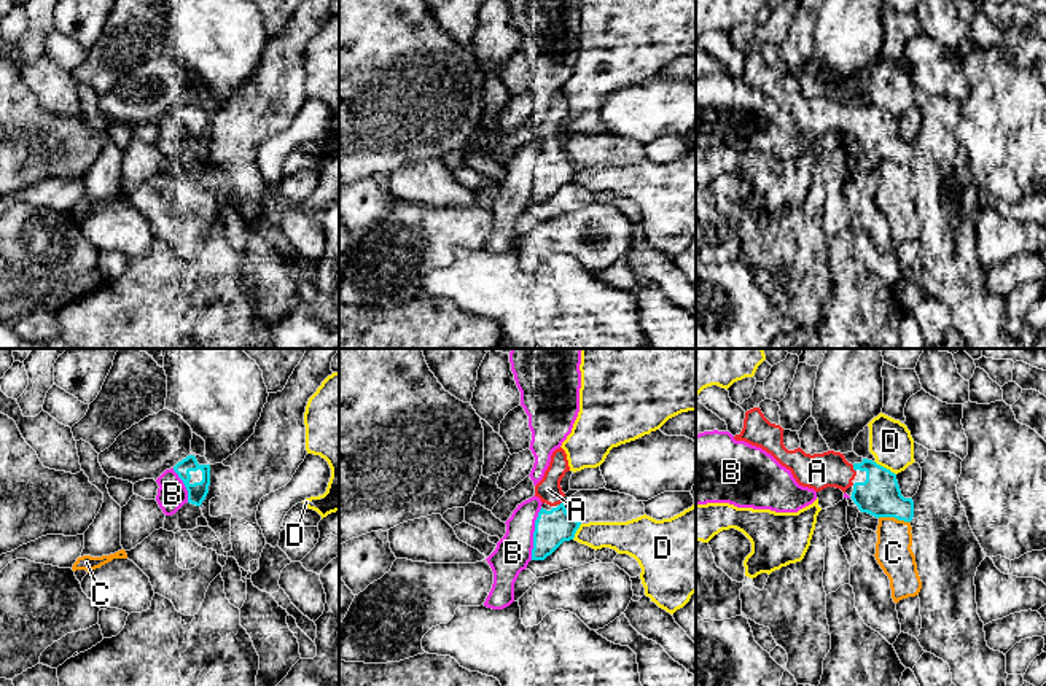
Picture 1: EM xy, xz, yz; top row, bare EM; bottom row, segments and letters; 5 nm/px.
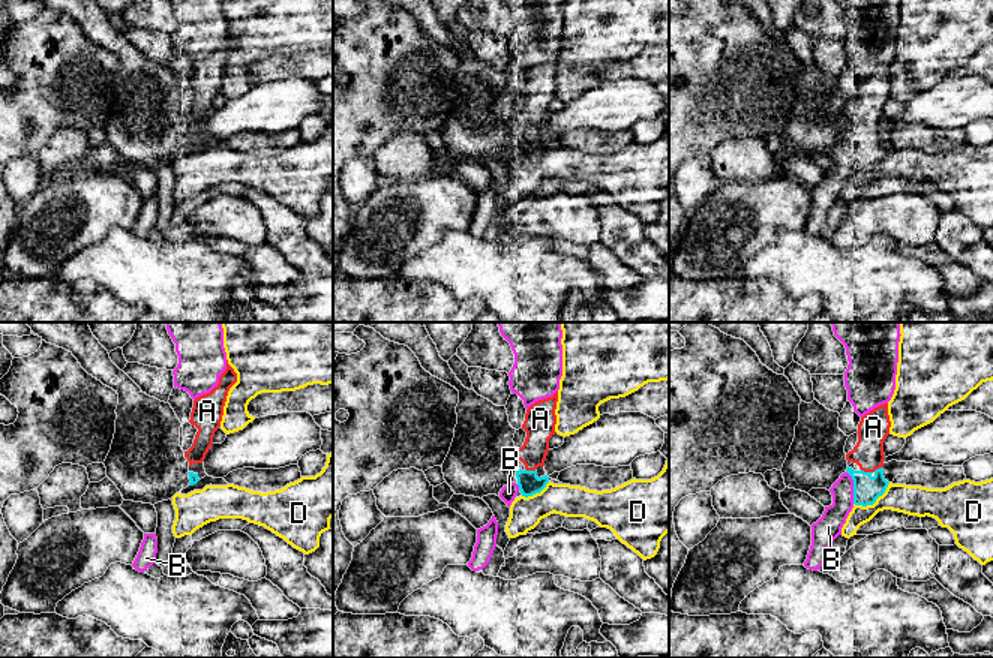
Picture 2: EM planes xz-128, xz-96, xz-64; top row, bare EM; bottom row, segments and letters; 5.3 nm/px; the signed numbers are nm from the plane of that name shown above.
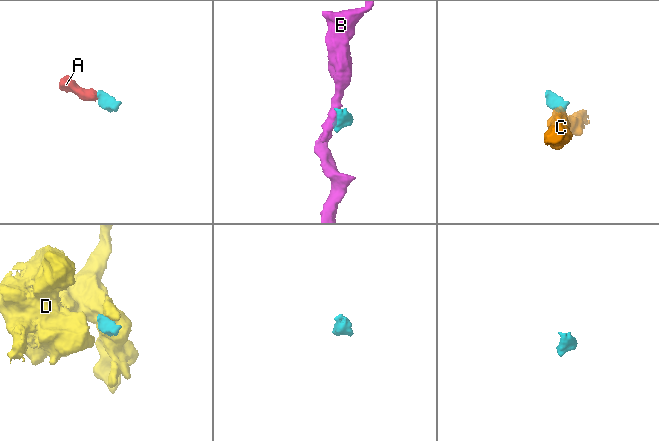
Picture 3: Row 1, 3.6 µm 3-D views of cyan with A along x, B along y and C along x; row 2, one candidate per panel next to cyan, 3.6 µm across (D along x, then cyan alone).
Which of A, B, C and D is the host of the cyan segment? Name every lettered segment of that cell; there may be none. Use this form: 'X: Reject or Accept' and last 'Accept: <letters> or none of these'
A: Accept
B: Reject
C: Reject
D: Reject
Accept: A

